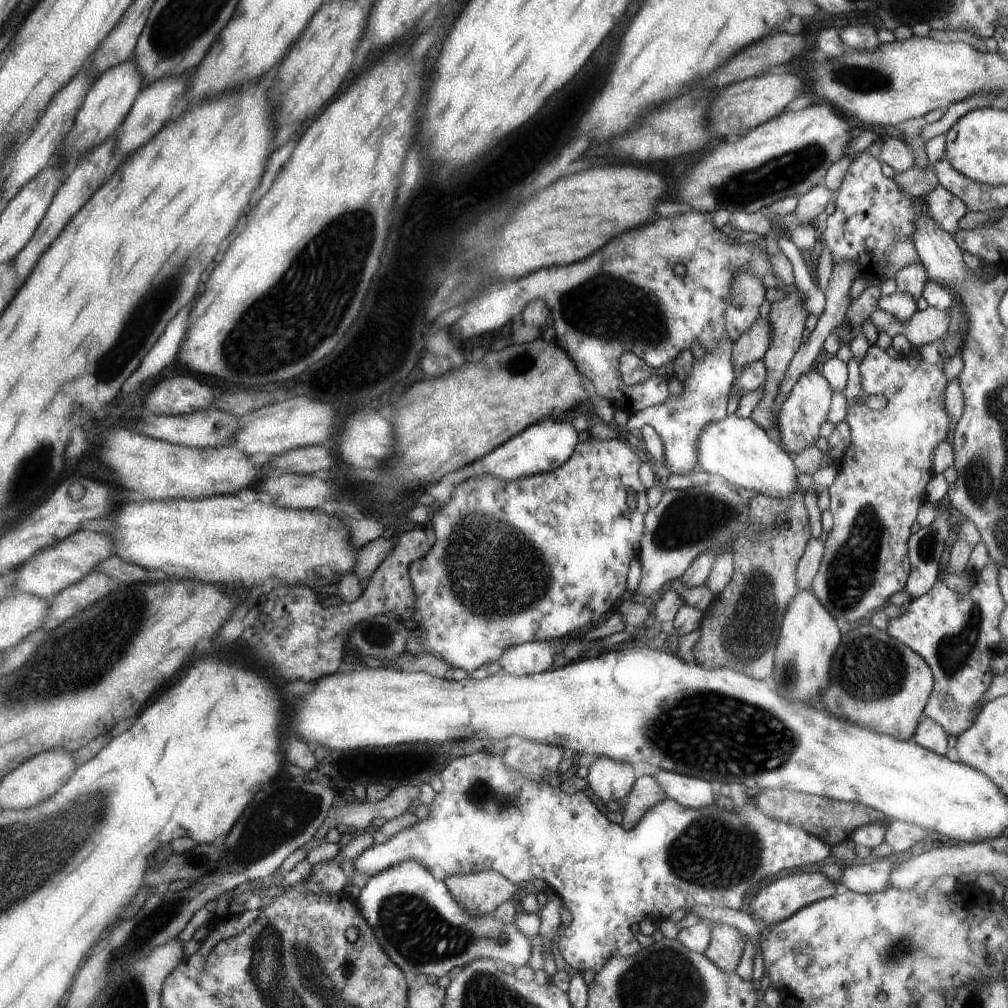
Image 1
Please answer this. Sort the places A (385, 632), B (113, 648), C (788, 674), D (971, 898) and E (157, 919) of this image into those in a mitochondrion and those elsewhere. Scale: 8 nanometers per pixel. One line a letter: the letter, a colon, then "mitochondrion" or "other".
A: mitochondrion
B: mitochondrion
C: mitochondrion
D: other
E: mitochondrion

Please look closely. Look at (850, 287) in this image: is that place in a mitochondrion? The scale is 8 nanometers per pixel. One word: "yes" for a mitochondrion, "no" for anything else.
no

